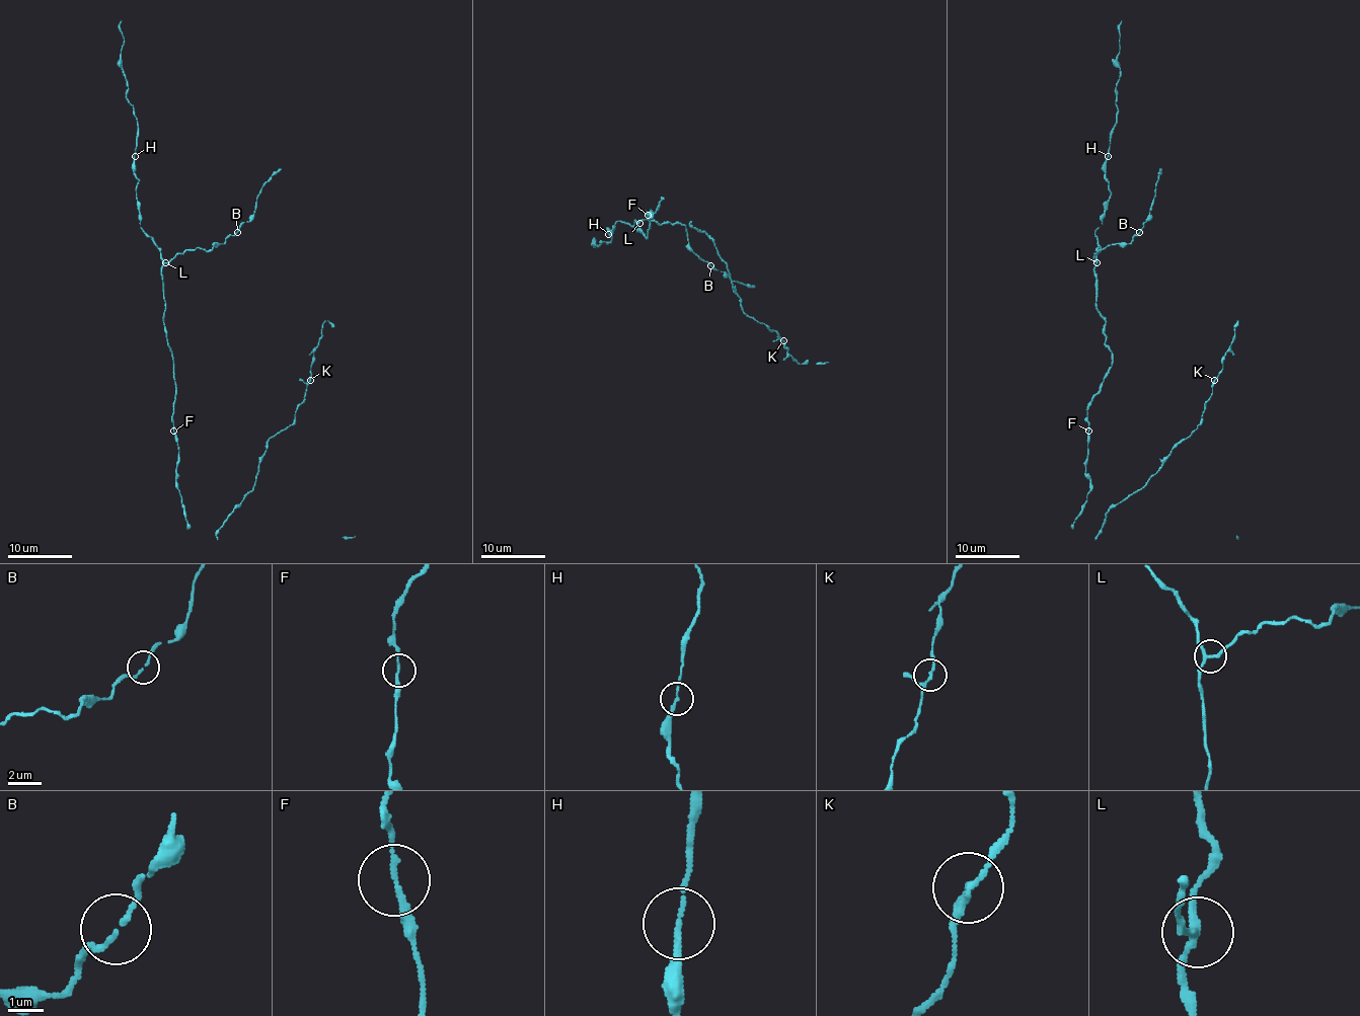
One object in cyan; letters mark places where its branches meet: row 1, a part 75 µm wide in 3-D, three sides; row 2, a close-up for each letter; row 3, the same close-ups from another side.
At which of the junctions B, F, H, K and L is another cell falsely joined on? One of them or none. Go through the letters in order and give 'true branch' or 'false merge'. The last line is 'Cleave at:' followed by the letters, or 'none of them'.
B: true branch
F: true branch
H: true branch
K: true branch
L: true branch
Cleave at: none of them

